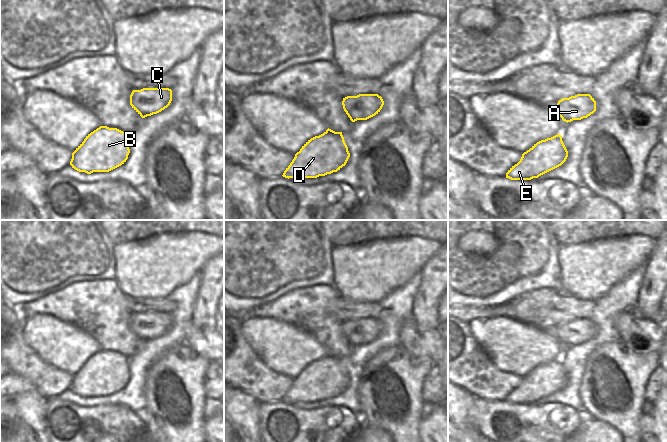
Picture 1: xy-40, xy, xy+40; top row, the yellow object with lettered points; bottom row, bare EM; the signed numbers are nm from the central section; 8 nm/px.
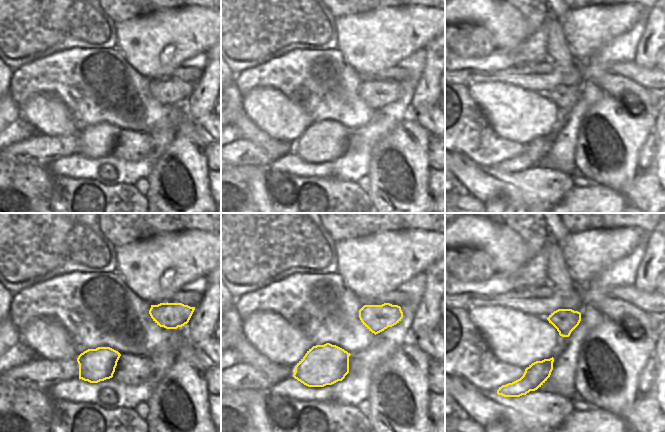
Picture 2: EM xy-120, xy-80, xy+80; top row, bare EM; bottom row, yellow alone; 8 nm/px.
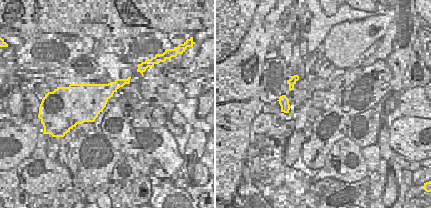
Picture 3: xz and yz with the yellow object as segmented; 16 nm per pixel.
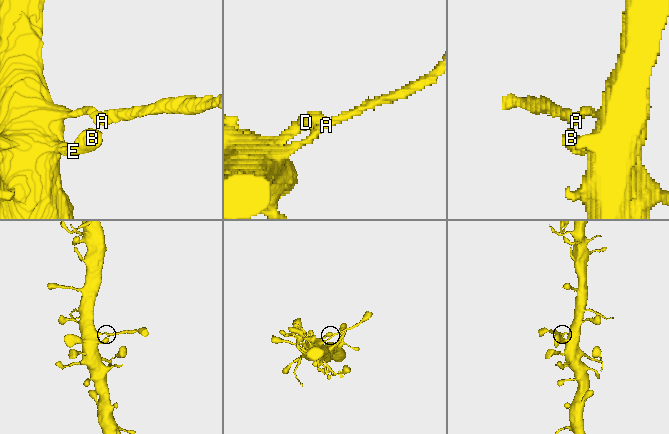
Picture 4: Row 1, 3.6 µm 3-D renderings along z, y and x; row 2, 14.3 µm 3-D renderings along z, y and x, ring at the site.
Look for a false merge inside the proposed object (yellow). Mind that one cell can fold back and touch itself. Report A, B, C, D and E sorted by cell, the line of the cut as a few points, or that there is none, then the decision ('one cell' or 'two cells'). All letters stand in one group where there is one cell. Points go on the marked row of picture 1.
A C / B D E; cut in xy+40 along (568, 98), (568, 106), (562, 118); two cells

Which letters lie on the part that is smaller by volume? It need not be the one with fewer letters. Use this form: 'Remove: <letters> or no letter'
Remove: A, C

